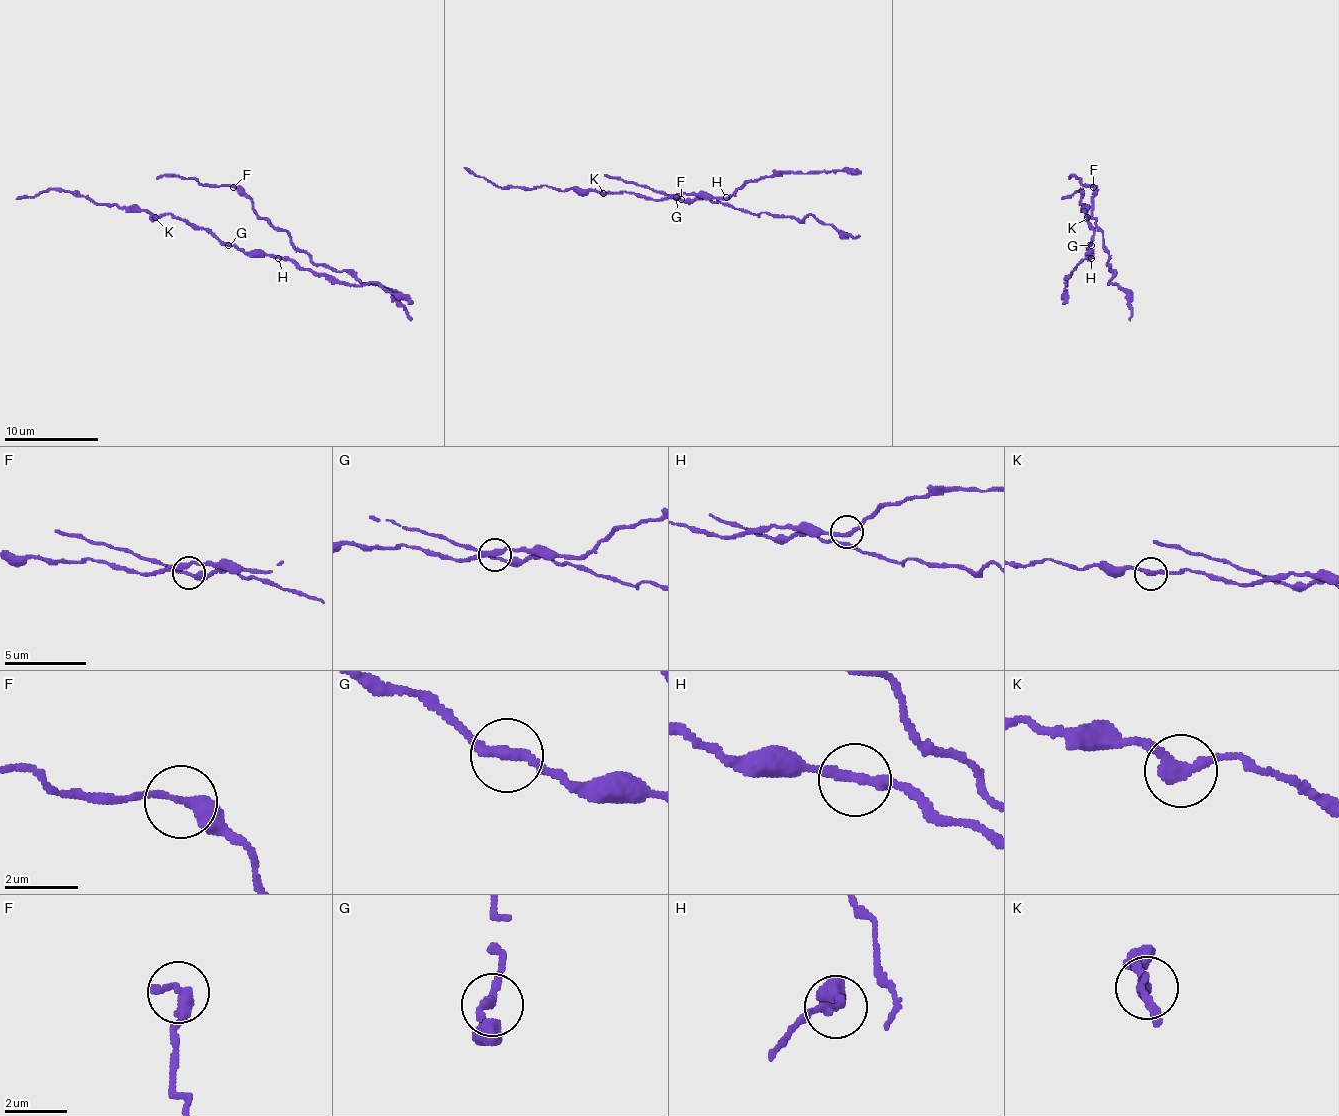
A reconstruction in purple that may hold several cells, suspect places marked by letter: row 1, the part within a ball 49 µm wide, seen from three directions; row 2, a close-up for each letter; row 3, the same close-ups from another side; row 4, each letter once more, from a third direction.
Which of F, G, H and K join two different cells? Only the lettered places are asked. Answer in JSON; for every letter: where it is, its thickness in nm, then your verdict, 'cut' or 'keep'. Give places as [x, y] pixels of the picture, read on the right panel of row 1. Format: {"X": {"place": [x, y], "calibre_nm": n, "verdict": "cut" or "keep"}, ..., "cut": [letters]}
{"F": {"place": [1093, 187], "calibre_nm": 300, "verdict": "keep"}, "G": {"place": [1091, 245], "calibre_nm": 280, "verdict": "keep"}, "H": {"place": [1091, 258], "calibre_nm": 240, "verdict": "keep"}, "K": {"place": [1087, 217], "calibre_nm": 320, "verdict": "cut"}, "cut": ["K"]}

